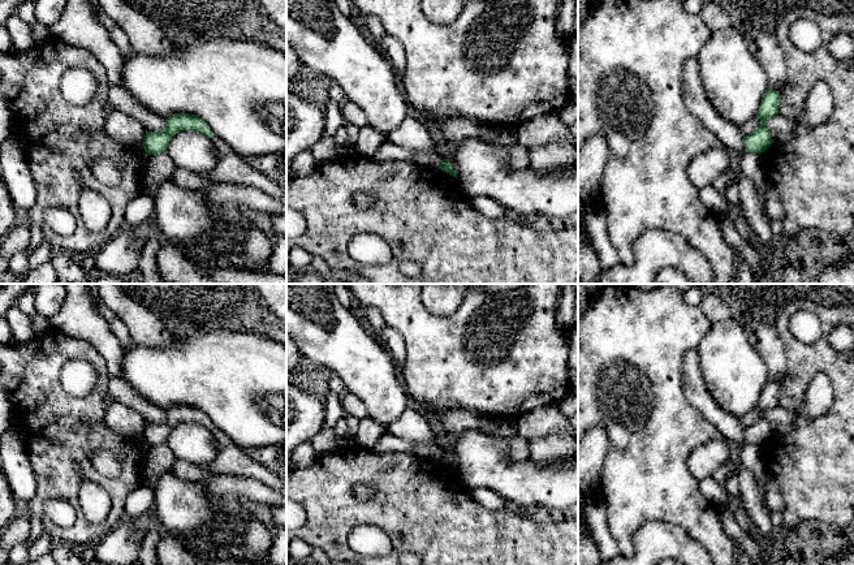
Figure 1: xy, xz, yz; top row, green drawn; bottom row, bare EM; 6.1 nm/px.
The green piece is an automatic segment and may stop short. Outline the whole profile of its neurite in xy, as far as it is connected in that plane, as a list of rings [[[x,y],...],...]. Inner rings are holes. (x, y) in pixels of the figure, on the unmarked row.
[[[177,405],[165,410],[161,423],[146,424],[142,437],[150,447],[142,469],[142,483],[156,493],[156,473],[169,471],[177,457],[167,445],[171,430],[181,422],[197,422],[214,430],[215,426],[204,411],[189,405]]]

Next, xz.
[[[450,449],[450,450],[443,450],[439,461],[441,461],[441,462],[444,462],[444,463],[447,463],[450,467],[453,467],[453,469],[457,470],[457,466],[458,466],[458,461],[460,460],[458,460],[457,453],[453,449]]]

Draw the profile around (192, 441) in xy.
[[[197,422],[176,424],[169,432],[167,445],[177,460],[195,466],[208,465],[219,453],[219,443],[212,430]]]

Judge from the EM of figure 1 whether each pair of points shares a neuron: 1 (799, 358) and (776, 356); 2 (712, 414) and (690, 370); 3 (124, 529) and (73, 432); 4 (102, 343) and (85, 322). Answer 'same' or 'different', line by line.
1: different
2: same
3: different
4: same

